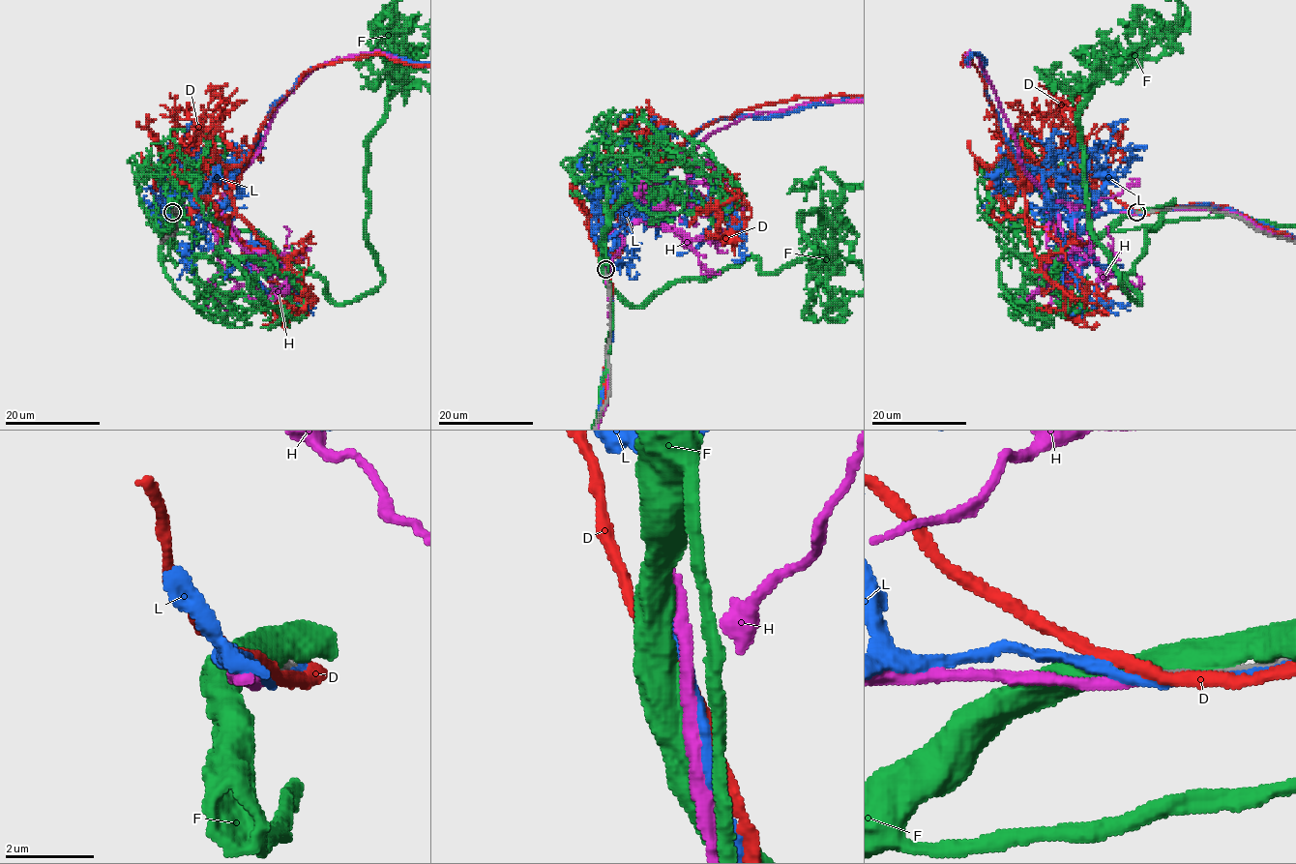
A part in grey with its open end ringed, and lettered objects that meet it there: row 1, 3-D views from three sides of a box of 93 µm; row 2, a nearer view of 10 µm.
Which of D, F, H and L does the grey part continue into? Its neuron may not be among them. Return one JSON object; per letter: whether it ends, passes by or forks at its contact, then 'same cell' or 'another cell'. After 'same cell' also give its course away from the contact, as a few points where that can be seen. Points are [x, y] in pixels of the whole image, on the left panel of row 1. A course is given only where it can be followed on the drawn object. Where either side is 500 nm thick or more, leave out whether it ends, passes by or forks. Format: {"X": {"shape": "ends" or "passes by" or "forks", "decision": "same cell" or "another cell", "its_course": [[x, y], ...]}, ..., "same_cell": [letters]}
{"D": {"shape": "passes by", "decision": "another cell"}, "F": {"shape": "passes by", "decision": "another cell"}, "H": {"shape": "passes by", "decision": "another cell"}, "L": {"shape": "passes by", "decision": "another cell"}, "same_cell": []}

